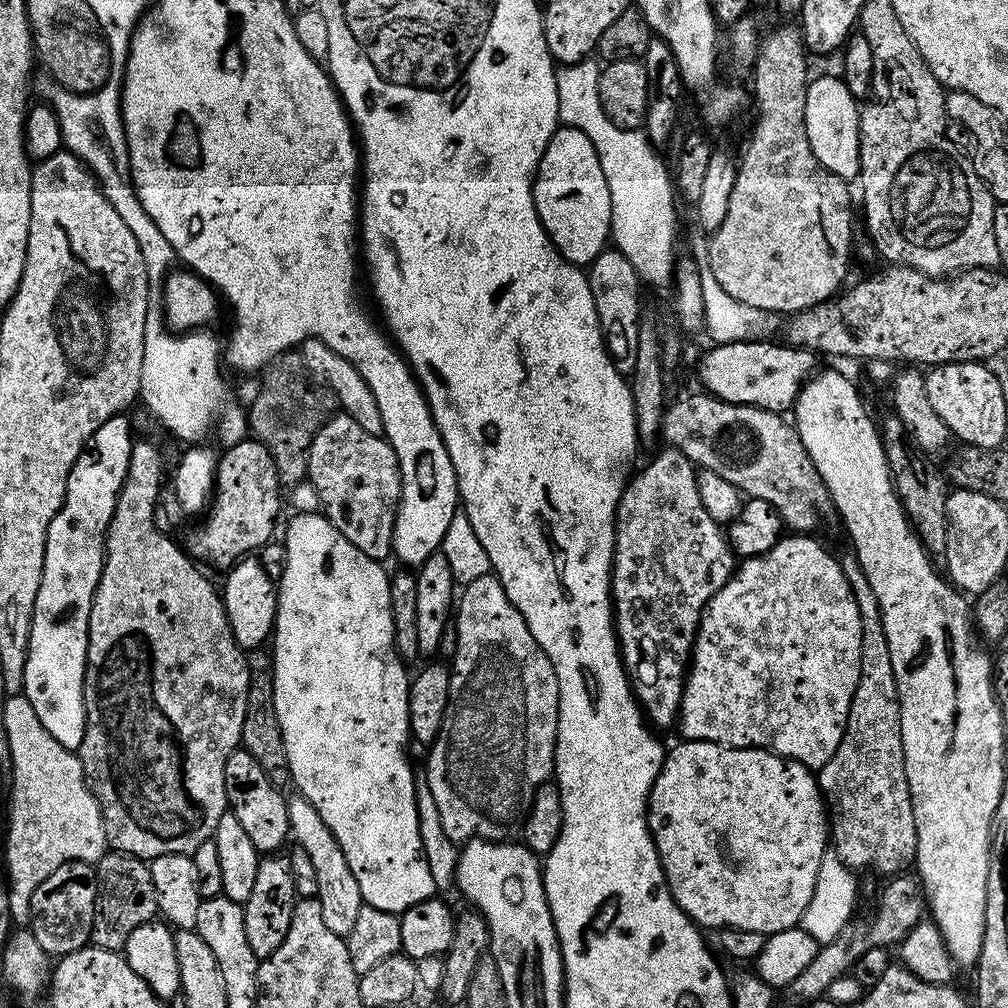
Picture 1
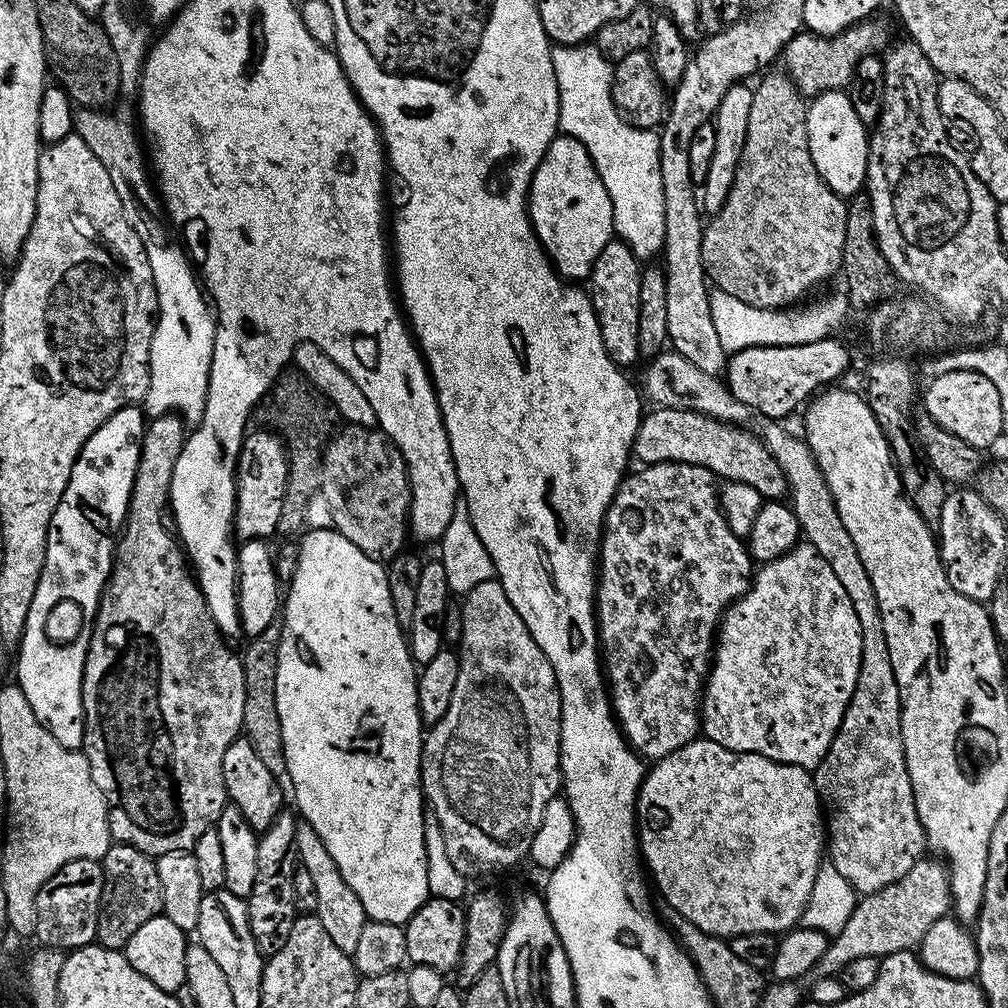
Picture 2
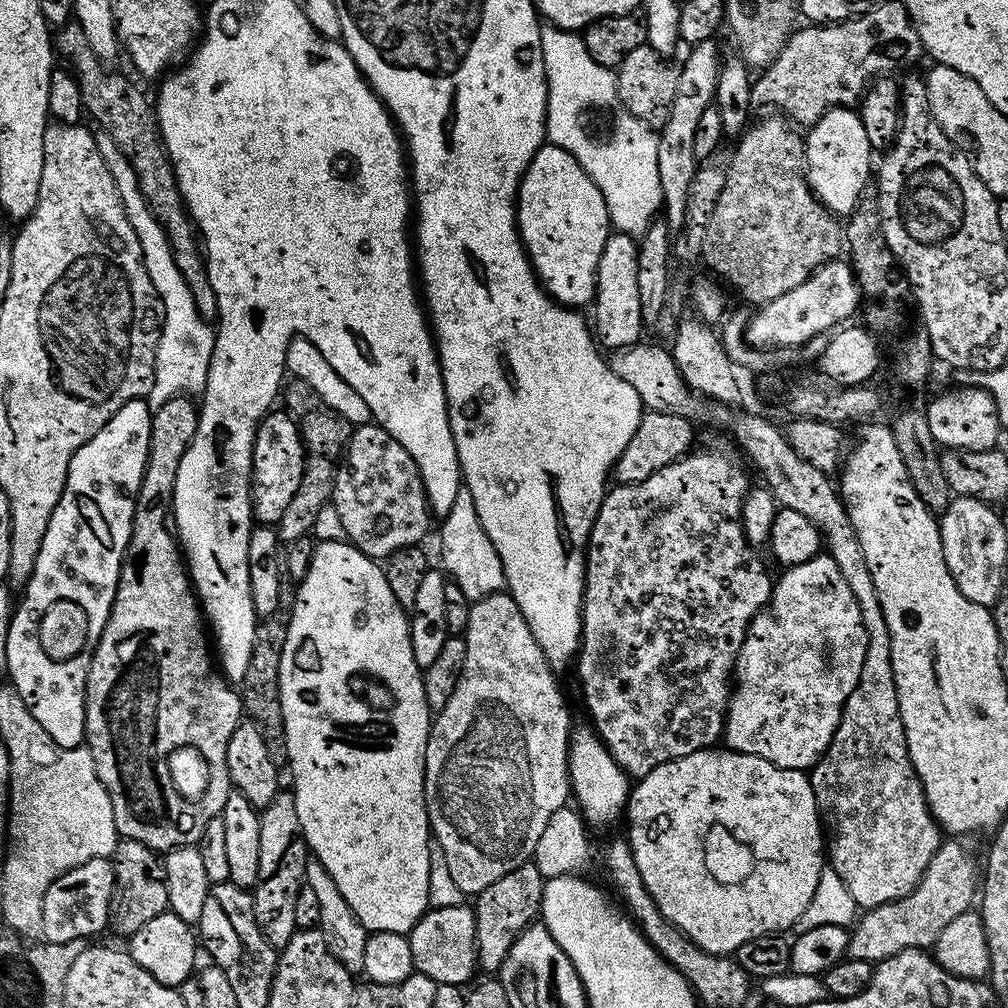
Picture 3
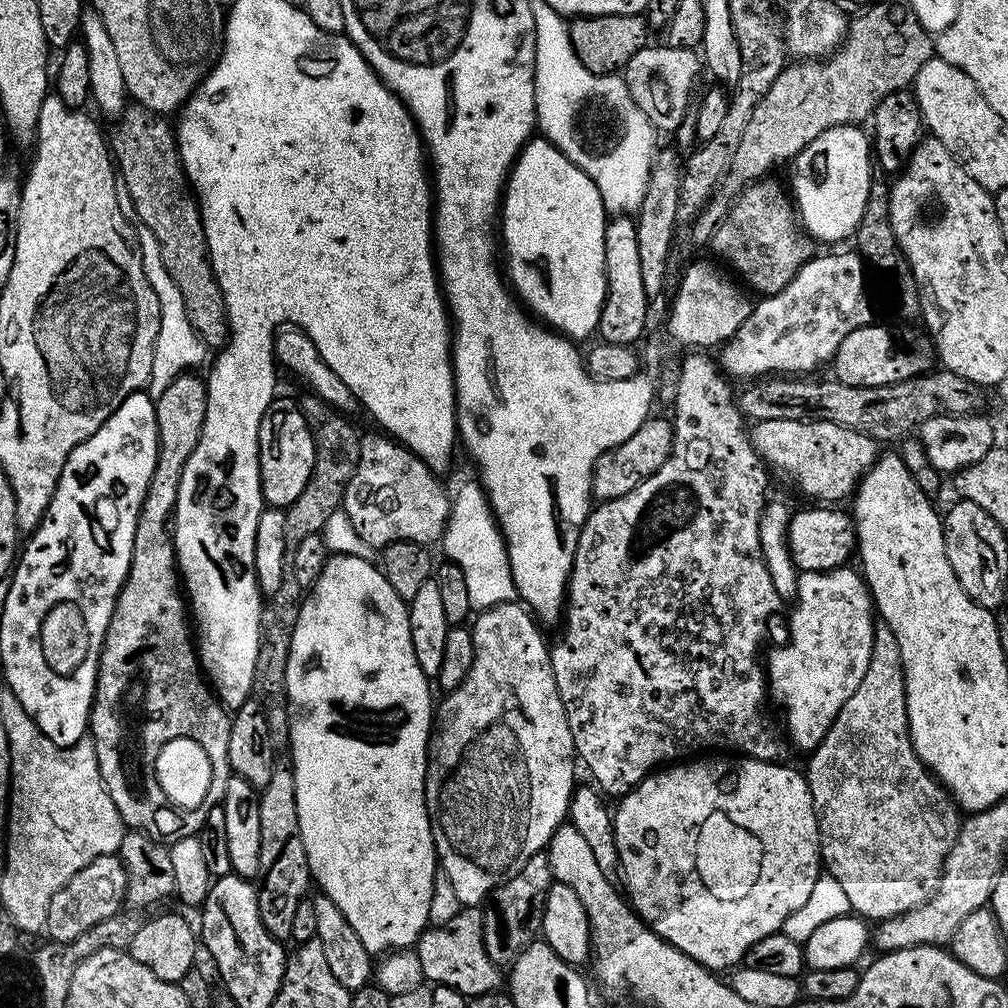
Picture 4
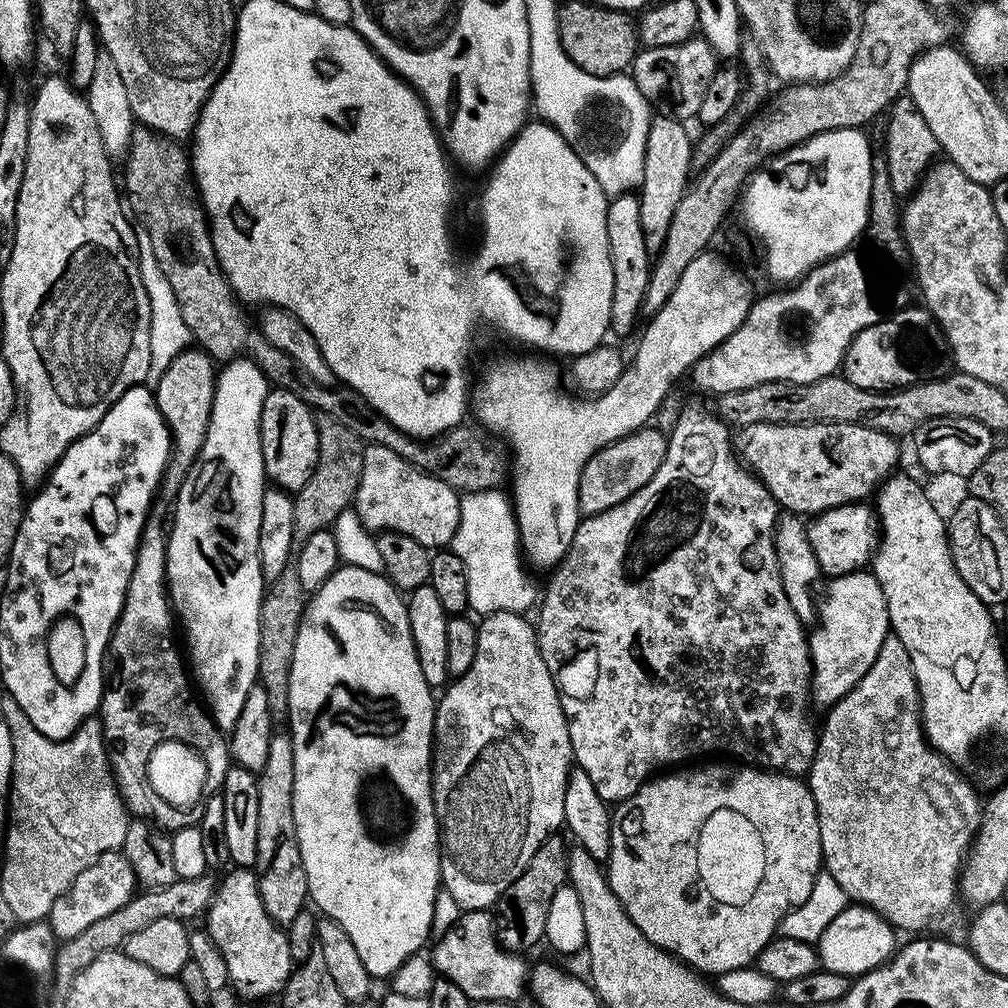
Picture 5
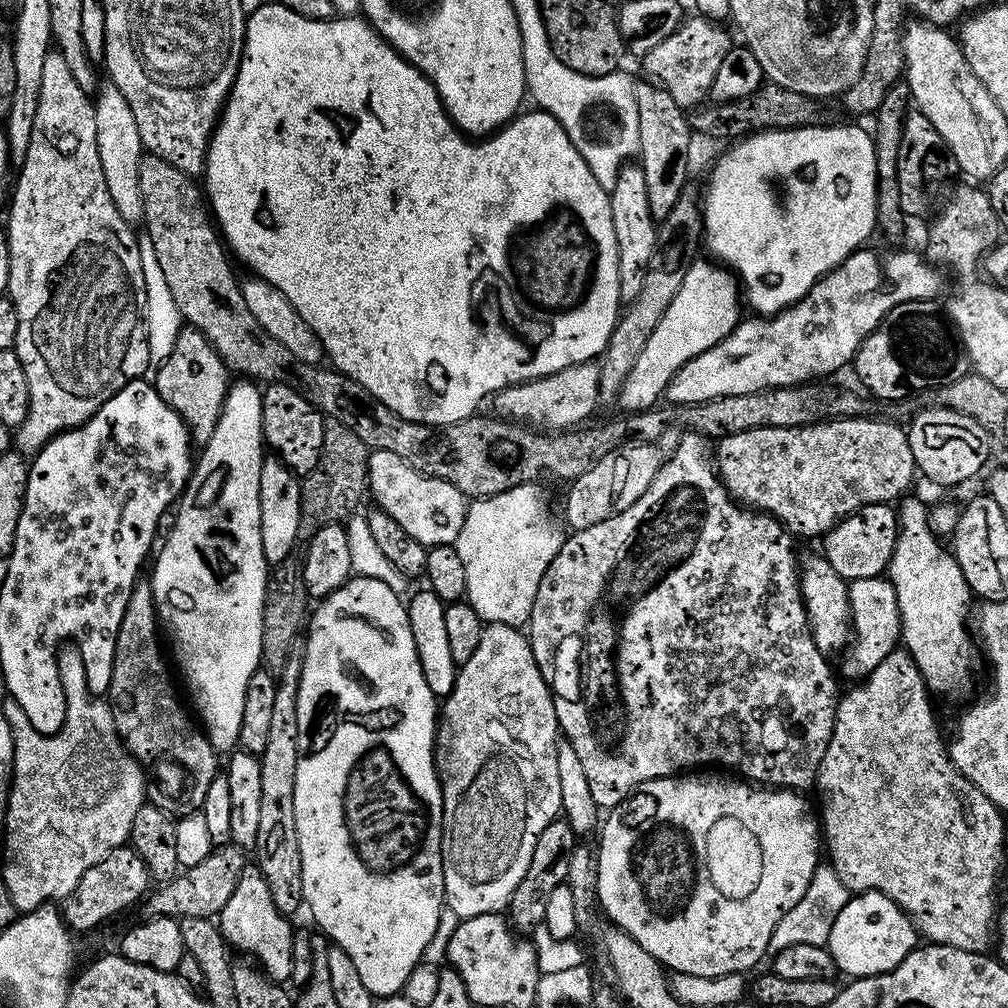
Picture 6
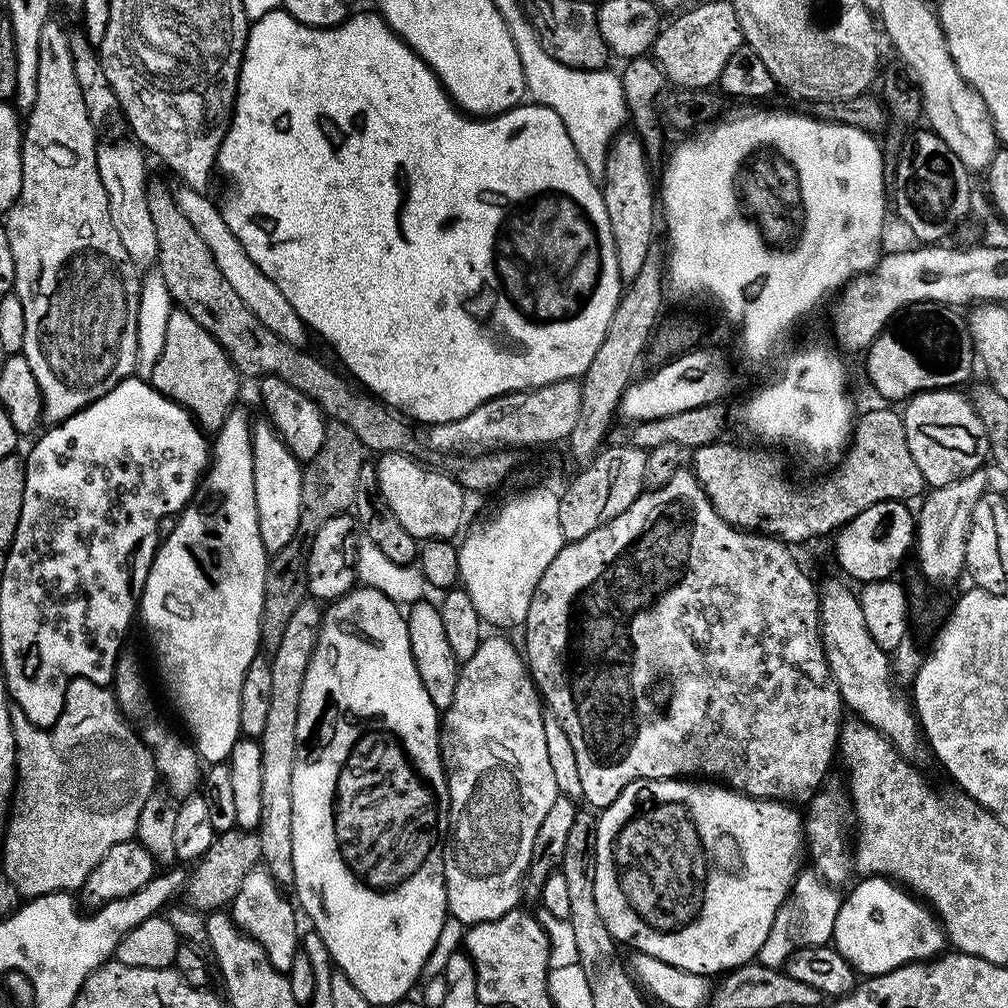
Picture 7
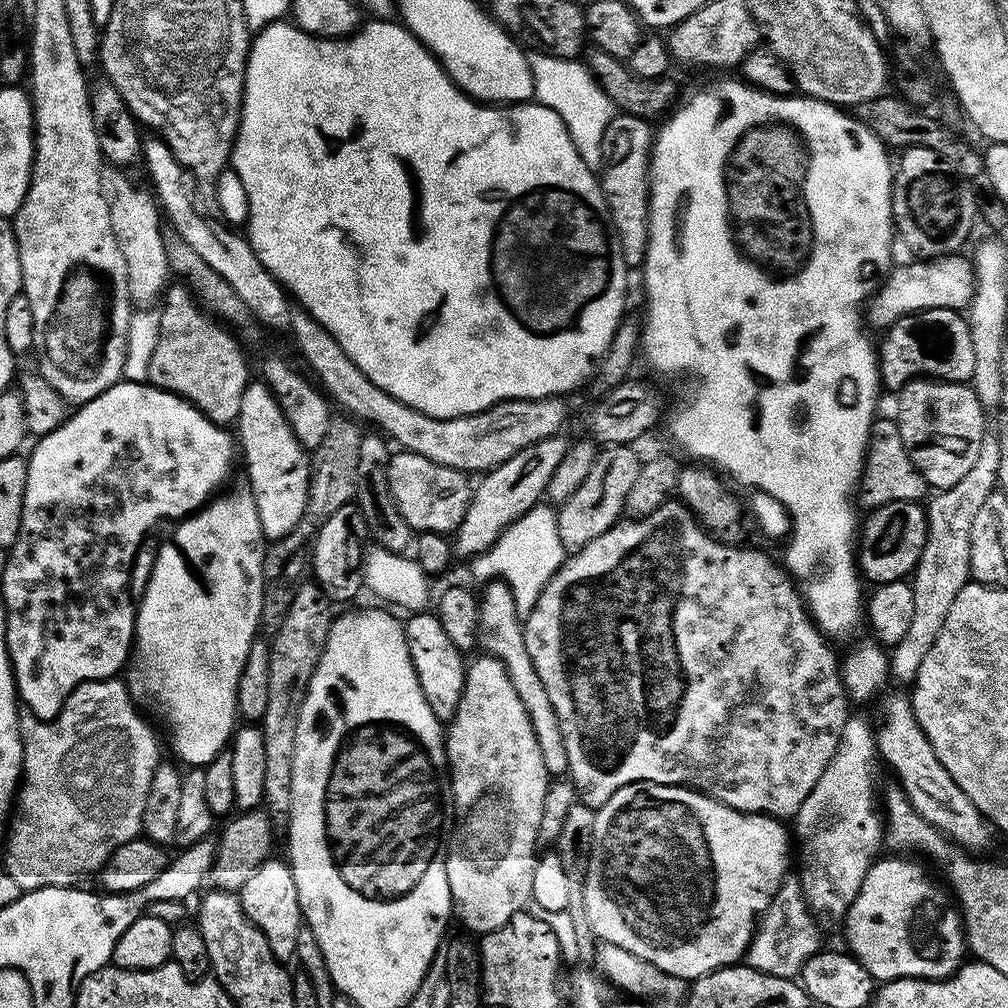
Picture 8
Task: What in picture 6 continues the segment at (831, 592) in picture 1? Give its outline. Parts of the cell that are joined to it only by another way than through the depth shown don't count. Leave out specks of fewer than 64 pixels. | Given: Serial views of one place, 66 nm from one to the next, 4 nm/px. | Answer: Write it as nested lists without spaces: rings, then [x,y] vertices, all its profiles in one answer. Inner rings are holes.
[[[883,575],[851,581],[848,584],[848,614],[852,637],[846,648],[848,661],[844,664],[844,672],[848,676],[863,678],[901,643],[900,611],[894,586]]]

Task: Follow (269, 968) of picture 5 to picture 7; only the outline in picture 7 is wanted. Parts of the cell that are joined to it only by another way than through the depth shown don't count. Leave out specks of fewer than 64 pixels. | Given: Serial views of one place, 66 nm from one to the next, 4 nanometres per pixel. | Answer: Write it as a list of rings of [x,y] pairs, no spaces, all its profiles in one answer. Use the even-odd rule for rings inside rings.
[[[263,866],[254,867],[242,881],[241,889],[230,905],[230,915],[240,929],[262,950],[266,950],[266,958],[274,962],[279,972],[287,973],[290,962],[294,962],[294,954],[301,947],[302,936],[296,933],[296,912],[293,901],[284,897],[285,889],[276,883],[276,880]]]

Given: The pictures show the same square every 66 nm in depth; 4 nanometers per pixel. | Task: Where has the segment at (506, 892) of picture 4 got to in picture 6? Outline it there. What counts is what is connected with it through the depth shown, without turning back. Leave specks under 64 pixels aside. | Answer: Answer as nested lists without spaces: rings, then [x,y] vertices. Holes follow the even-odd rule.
[[[557,818],[538,834],[538,843],[534,846],[534,858],[530,858],[530,866],[526,874],[522,874],[522,882],[518,882],[518,890],[510,898],[506,909],[507,919],[511,927],[520,934],[531,934],[546,918],[546,902],[558,885],[565,883],[570,870],[572,851],[578,845],[578,834],[570,826],[570,822]]]

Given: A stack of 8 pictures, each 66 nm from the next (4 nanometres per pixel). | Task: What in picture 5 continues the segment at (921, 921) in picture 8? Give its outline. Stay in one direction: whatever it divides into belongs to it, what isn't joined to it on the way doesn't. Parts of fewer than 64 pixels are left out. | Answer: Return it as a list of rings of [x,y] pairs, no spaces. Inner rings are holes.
[[[853,903],[844,908],[830,926],[821,934],[818,941],[820,968],[826,972],[842,974],[849,978],[859,978],[866,972],[887,964],[897,951],[897,933],[891,924],[877,914],[873,908],[865,908],[863,904]]]

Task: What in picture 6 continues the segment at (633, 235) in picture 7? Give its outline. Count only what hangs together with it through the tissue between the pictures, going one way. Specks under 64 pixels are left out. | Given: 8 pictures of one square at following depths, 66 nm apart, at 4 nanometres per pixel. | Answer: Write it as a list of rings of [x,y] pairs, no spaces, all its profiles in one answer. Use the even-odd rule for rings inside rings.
[[[628,162],[618,170],[618,182],[608,193],[610,219],[614,221],[614,242],[618,242],[618,290],[621,301],[627,302],[642,290],[644,268],[650,266],[650,258],[656,253],[658,222],[650,214],[650,202],[646,195],[646,174],[639,163]]]

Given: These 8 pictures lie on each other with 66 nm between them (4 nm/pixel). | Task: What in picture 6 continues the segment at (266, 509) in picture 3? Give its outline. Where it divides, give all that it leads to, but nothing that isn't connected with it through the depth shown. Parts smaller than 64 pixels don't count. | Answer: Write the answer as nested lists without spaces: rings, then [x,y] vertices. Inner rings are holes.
[[[269,384],[262,392],[262,430],[264,442],[278,454],[280,463],[285,464],[297,477],[303,478],[318,466],[322,450],[322,434],[326,417],[313,404],[306,402],[298,390],[290,390],[285,384]]]

